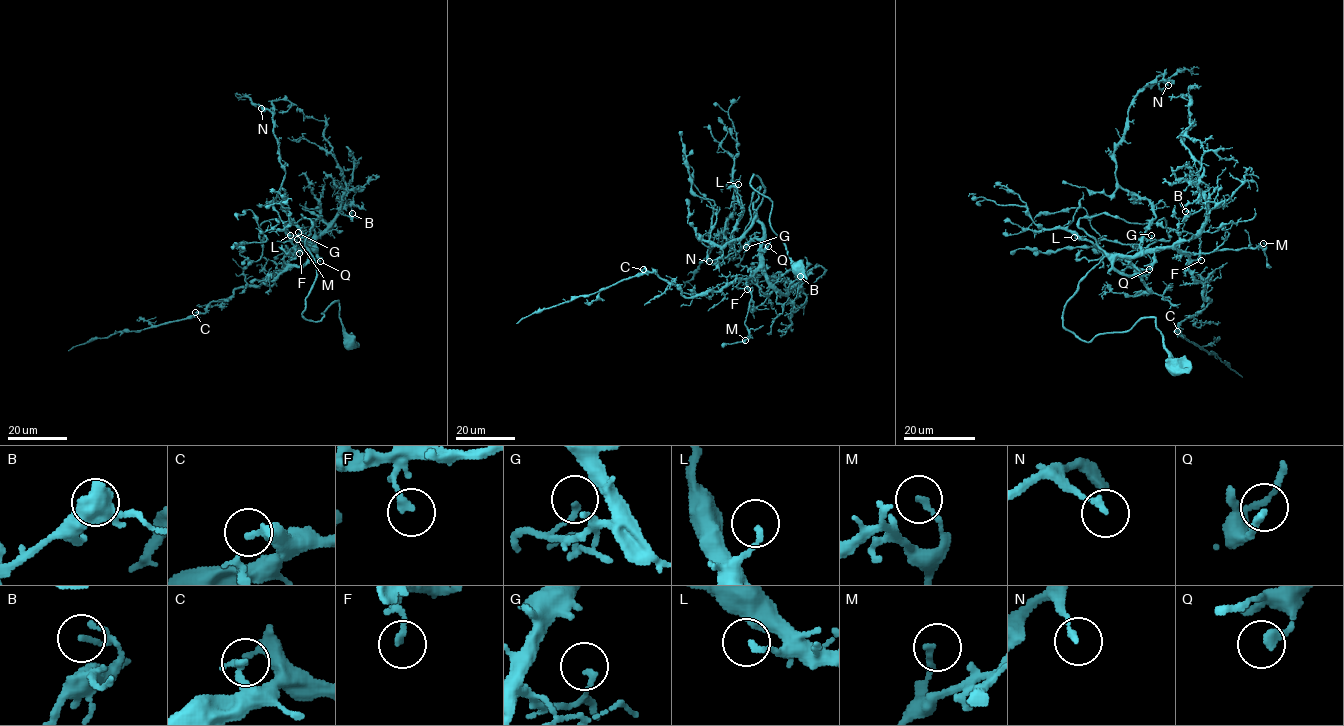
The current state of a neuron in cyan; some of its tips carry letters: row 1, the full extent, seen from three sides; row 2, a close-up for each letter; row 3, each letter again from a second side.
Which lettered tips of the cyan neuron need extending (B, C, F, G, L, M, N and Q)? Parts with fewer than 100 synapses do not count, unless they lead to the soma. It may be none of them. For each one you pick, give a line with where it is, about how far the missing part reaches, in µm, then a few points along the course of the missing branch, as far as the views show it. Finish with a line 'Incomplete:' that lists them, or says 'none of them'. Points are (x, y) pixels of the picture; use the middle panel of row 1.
Incomplete: none of them

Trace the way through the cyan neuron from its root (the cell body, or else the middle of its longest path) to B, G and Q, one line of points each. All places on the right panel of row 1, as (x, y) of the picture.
B: (1177, 369), (1153, 317), (1084, 342), (1063, 325), (1062, 310), (1105, 256), (1190, 239), (1206, 210), (1185, 211)
G: (1177, 369), (1153, 317), (1090, 342), (1063, 325), (1064, 305), (1079, 282), (1105, 256), (1136, 256), (1151, 235)
Q: (1177, 369), (1153, 317), (1090, 342), (1063, 325), (1066, 301), (1105, 256), (1152, 252), (1149, 269)

